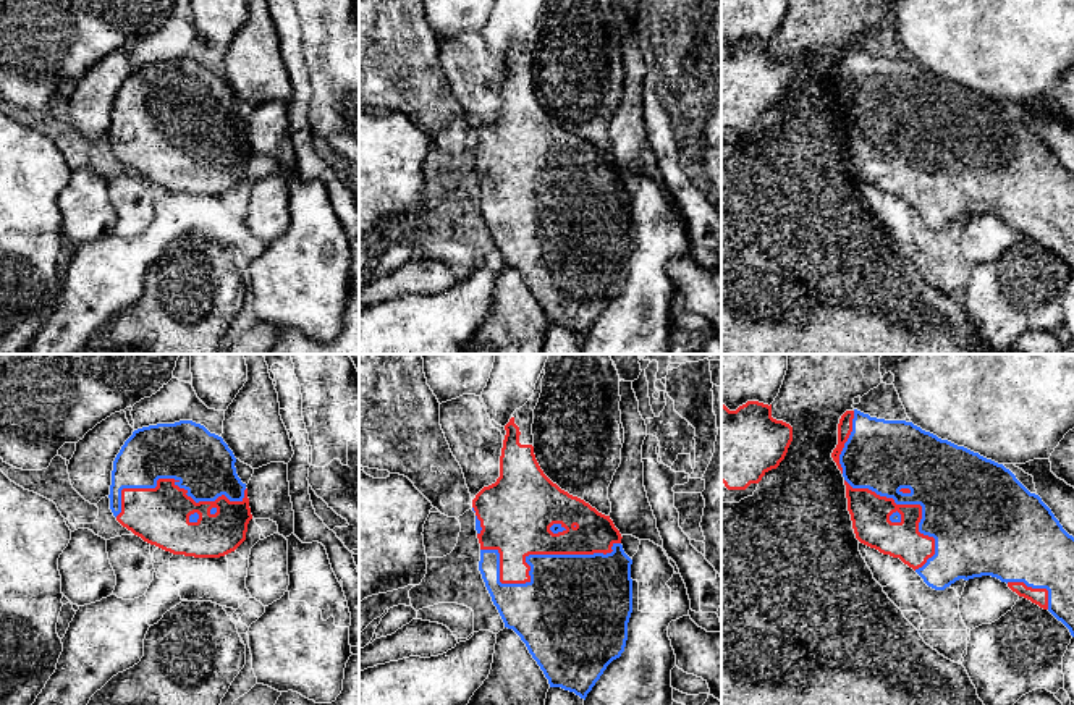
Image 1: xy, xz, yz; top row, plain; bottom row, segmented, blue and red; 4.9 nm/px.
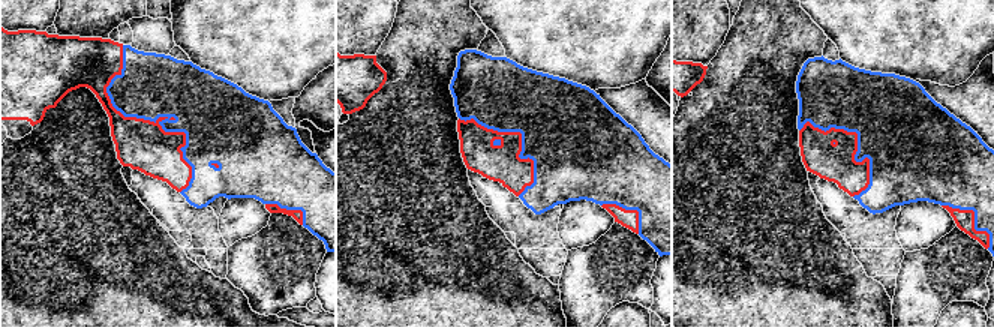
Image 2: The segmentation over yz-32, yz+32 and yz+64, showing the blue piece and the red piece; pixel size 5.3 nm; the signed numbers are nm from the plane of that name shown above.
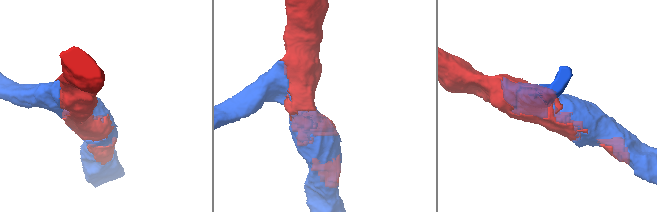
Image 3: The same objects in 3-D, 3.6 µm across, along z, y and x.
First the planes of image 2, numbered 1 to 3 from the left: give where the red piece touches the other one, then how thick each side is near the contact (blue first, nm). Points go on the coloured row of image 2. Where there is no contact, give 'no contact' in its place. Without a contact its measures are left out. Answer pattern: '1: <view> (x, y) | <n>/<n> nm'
1: yz-32 (147, 119) | 340/280 nm
2: yz+32 (519, 131) | 480/190 nm
3: yz+64 (858, 138) | 480/200 nm

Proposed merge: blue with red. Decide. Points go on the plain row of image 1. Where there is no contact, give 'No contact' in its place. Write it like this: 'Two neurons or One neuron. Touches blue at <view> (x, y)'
One neuron. Touches blue at xz (526, 196)

